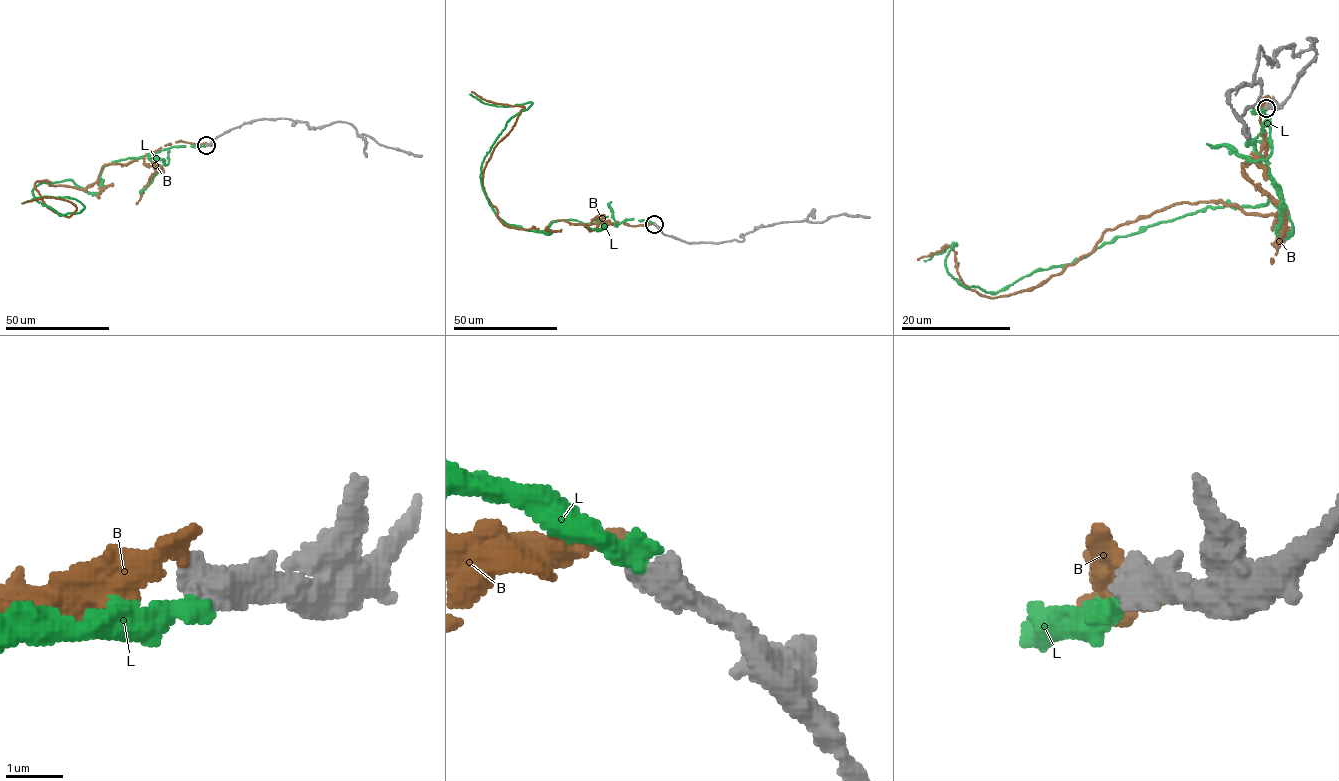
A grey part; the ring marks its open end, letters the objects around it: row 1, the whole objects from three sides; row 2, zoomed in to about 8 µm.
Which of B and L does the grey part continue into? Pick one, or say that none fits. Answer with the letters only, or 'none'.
L

